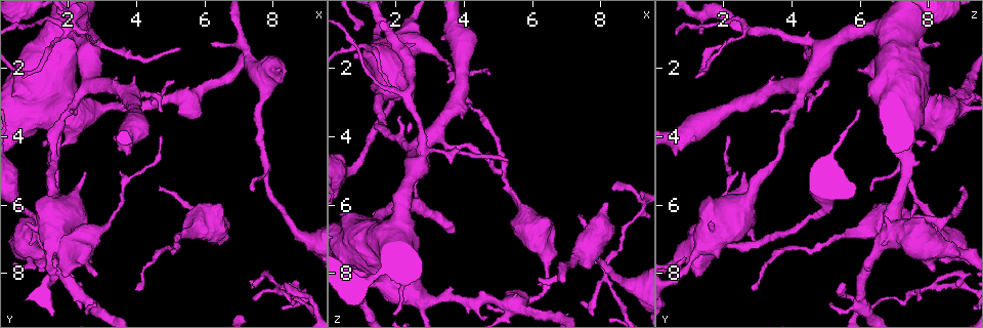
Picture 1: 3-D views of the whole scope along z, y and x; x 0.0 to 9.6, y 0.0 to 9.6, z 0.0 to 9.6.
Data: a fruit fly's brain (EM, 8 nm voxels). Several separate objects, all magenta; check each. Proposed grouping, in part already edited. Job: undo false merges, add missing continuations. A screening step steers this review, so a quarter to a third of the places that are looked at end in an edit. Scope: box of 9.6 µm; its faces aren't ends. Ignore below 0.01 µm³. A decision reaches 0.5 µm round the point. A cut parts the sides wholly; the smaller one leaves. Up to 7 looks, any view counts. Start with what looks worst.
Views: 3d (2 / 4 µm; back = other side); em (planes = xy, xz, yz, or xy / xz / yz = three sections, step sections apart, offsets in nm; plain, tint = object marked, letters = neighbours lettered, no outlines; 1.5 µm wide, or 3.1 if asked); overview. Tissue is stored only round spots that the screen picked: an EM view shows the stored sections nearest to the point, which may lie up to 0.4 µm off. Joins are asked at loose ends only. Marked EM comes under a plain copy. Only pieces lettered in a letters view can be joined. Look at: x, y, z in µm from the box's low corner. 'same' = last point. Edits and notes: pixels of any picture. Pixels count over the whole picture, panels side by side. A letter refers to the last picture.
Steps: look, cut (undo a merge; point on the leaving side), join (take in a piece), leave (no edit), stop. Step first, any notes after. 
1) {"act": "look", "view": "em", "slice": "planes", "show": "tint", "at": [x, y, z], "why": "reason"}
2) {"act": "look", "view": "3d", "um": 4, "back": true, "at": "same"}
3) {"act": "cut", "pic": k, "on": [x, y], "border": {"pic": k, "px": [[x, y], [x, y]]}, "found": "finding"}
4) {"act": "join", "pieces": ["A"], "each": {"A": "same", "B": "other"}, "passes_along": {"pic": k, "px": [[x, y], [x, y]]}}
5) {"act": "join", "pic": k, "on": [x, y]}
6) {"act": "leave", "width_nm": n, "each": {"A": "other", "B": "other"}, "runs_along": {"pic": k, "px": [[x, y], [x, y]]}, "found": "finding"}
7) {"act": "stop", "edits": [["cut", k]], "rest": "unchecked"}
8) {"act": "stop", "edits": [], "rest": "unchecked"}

{"act": "look", "view": "3d", "um": 2, "at": [8.35, 8.30, 5.40], "why": "free end"}

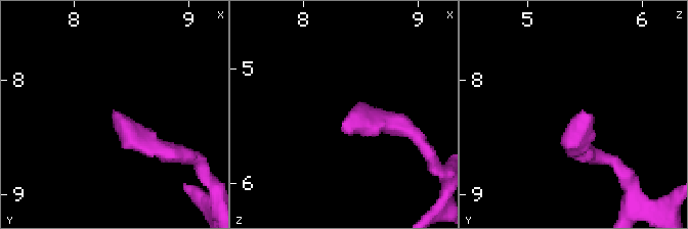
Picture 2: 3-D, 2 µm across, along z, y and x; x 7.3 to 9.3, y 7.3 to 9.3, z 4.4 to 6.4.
{"act": "look", "view": "em", "slice": "planes", "show": "letters", "at": [8.36, 8.30, 5.46], "why": "now the EM"}

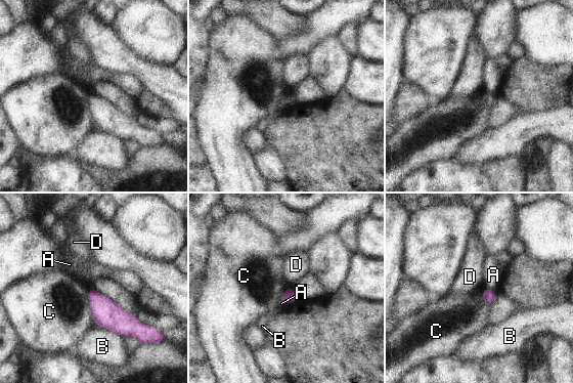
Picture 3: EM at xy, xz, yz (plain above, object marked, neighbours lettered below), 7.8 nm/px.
{"act": "leave", "each": {"A": "other", "B": "other", "C": "other", "D": "other"}, "border": {"pic": 3, "px": [[89, 288], [88, 307], [94, 321]]}, "found": "no lettered piece goes on from it"}

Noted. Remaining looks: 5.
{"act": "look", "view": "em", "slice": "planes", "show": "letters", "at": [2.20, 3.30, 3.35], "why": "branch stops here"}

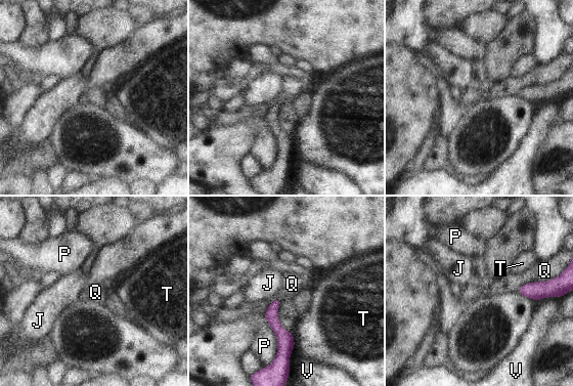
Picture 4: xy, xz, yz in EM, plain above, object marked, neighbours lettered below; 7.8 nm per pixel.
{"act": "leave", "longest_contact_nm": ["P", 360], "each": {"J": "other", "P": "other", "Q": "other", "T": "other", "V": "other"}, "border": {"pic": 4, "px": [[553, 279], [525, 283], [517, 291]]}, "found": "no lettered piece goes on from it"}

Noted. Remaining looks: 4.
{"act": "look", "view": "3d", "um": 4, "at": [2.35, 0.90, 2.80]}

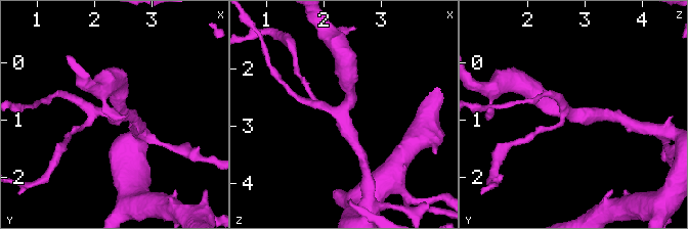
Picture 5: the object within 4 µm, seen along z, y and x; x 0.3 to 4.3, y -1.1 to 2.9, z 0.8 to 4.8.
{"act": "look", "view": "em", "slice": "planes", "show": "letters", "at": [2.30, 0.90, 2.80], "arms": 4}

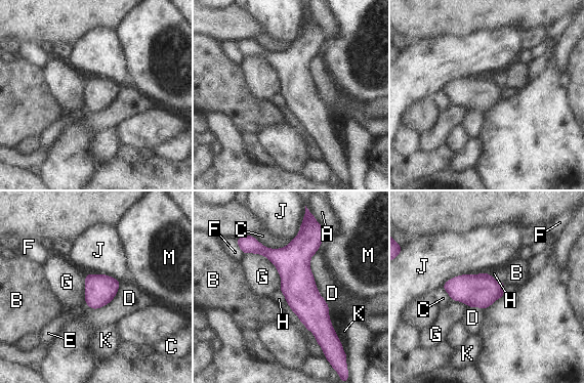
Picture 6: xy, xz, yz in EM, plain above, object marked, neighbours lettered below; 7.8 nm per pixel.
{"act": "leave", "width_nm": 240, "each": {"A": "other", "B": "other", "C": "other", "D": "other", "E": "other", "F": "other", "G": "other", "H": "other", "J": "other", "K": "other", "M": "other"}, "found": "continuous, no second neuron"}

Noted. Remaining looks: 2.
{"act": "stop", "edits": [], "rest": "unchecked"}

